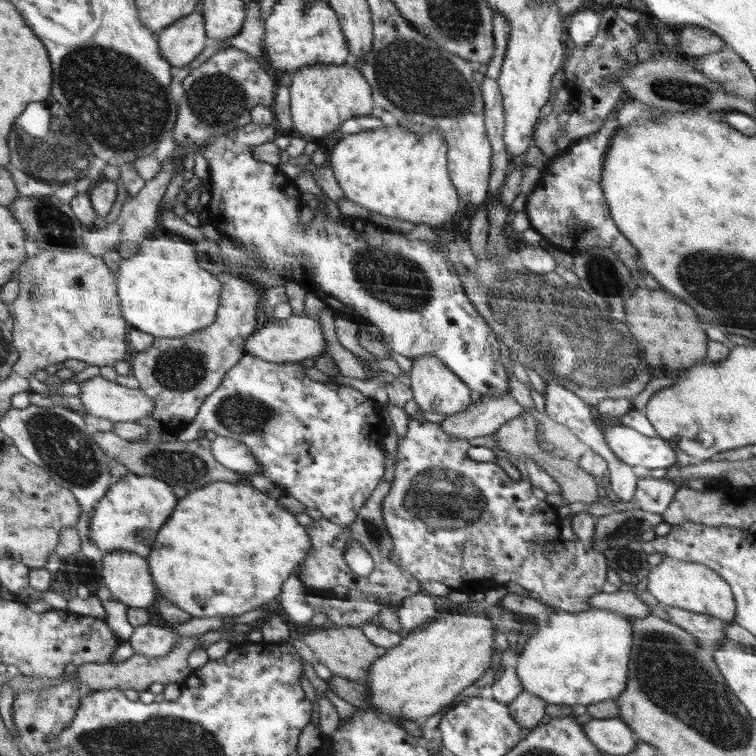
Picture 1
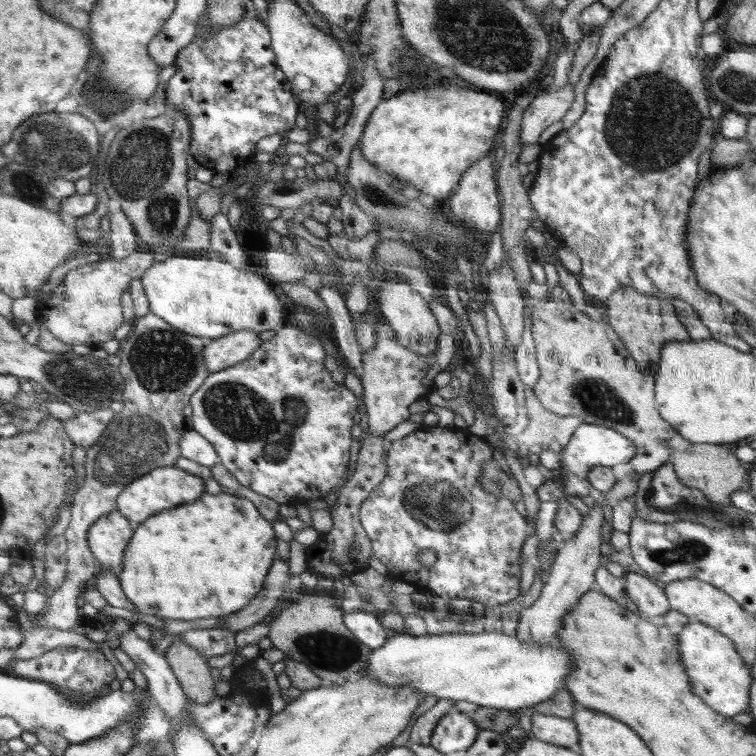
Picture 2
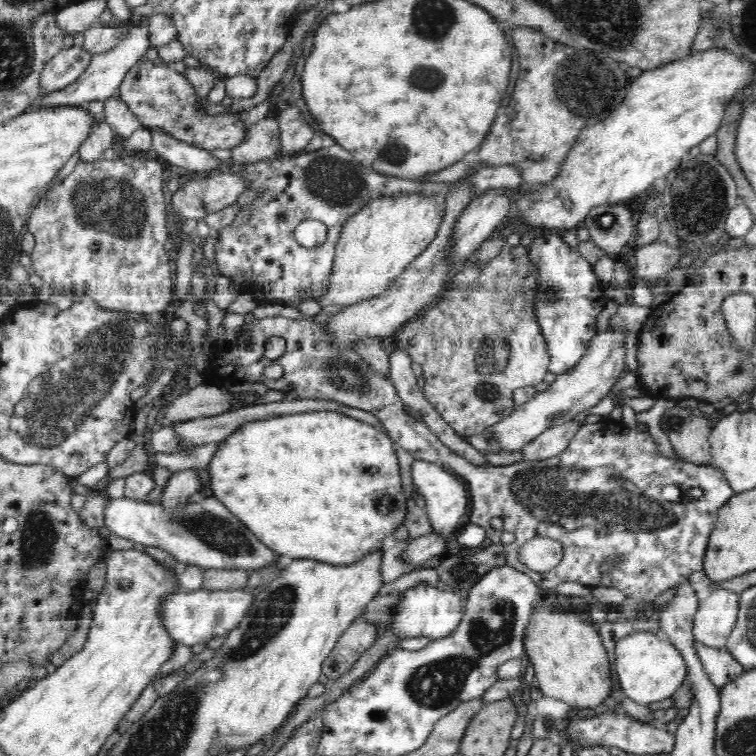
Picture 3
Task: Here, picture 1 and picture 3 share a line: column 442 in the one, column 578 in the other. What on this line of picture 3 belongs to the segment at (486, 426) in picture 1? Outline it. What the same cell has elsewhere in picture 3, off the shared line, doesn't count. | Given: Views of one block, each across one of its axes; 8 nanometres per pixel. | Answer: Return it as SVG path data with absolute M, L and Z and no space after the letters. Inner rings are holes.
M579 421L563 422L560 426L549 428L532 440L526 446L522 446L522 460L539 461L545 458L558 456L563 450L566 450L574 434L583 424Z

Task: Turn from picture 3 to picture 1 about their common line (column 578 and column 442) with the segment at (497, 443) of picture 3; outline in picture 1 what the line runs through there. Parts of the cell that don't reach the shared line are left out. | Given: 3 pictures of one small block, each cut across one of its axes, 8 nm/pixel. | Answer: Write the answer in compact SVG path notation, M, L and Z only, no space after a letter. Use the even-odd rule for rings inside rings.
M422 355L414 357L412 369L408 373L409 387L413 391L413 400L422 411L438 412L440 414L451 415L466 411L473 405L470 397L470 386L466 384L453 370L450 370L442 359L434 355Z

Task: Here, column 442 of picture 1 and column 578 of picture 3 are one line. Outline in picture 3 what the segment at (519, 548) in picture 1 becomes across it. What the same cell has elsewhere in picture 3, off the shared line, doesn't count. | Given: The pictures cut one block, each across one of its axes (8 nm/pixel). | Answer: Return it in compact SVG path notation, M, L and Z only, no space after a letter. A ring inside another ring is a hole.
M265 317L264 320L254 322L250 340L252 340L250 348L236 346L224 354L214 349L212 358L208 360L206 369L202 372L205 384L226 388L230 384L242 384L244 380L256 380L268 386L269 390L296 394L300 399L324 398L372 413L397 446L410 451L415 459L445 467L467 485L472 498L469 522L481 526L492 544L501 544L506 550L507 565L528 575L544 593L554 590L557 584L562 582L579 582L592 588L614 587L628 598L636 600L656 601L662 592L688 581L688 576L692 572L703 570L706 549L718 512L722 505L735 495L722 471L716 466L697 465L682 459L666 458L657 449L657 442L648 431L640 432L609 418L602 418L593 424L583 423L566 450L558 456L539 461L522 460L508 466L476 465L448 448L417 415L410 415L404 410L403 400L390 378L386 378L380 371L373 370L373 367L364 362L356 351L338 350L337 338L329 334L328 327L324 324L314 324L314 320L310 322L310 318L304 322L294 322L286 320L286 317ZM272 336L280 336L286 341L285 353L276 361L283 368L283 375L278 379L264 377L262 373L263 368L272 363L270 359L264 357L264 344ZM668 484L675 484L690 494L680 503L662 502L660 490ZM496 516L503 520L501 529L490 526L490 520ZM504 532L512 532L514 541L509 544L502 543L500 535ZM538 536L560 541L563 546L563 560L548 572L538 573L519 562L518 551L521 546ZM608 558L619 558L619 561L602 573L600 566Z

